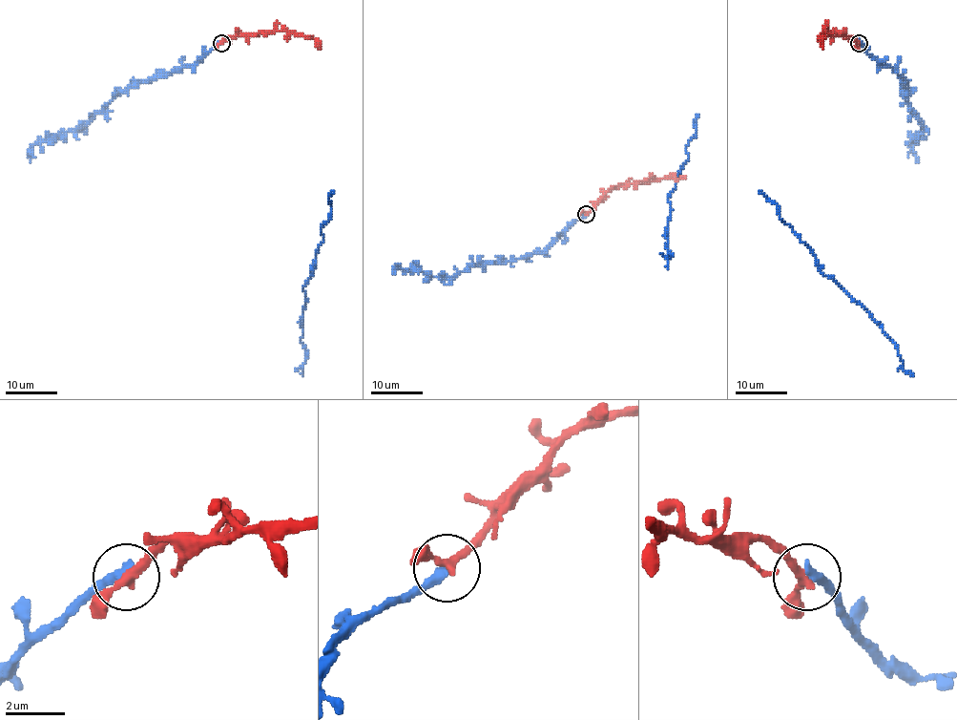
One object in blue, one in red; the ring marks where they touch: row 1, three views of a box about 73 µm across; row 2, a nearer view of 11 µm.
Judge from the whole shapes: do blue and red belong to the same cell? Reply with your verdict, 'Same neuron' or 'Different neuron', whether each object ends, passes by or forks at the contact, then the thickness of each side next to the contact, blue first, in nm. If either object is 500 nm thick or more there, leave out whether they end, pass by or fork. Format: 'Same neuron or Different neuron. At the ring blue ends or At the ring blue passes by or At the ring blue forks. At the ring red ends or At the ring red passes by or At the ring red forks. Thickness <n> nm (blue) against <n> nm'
Same neuron. At the ring blue ends. At the ring red passes by. Thickness 380 nm (blue) against 280 nm

